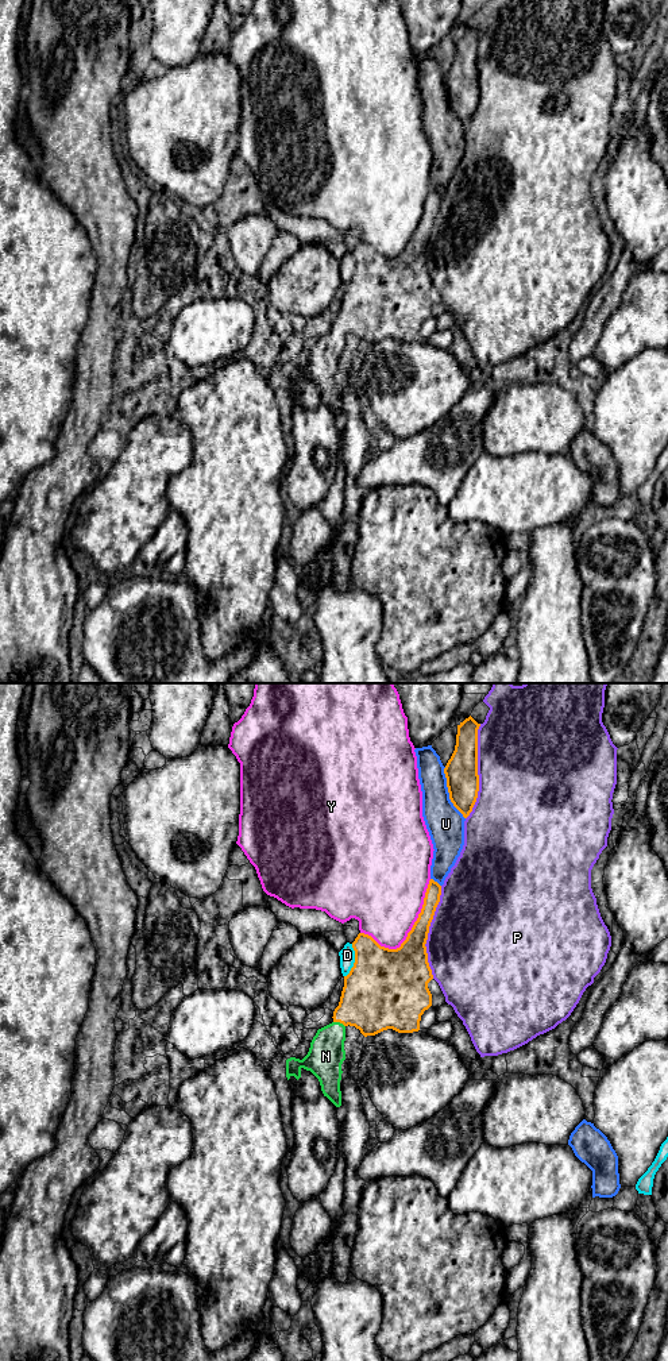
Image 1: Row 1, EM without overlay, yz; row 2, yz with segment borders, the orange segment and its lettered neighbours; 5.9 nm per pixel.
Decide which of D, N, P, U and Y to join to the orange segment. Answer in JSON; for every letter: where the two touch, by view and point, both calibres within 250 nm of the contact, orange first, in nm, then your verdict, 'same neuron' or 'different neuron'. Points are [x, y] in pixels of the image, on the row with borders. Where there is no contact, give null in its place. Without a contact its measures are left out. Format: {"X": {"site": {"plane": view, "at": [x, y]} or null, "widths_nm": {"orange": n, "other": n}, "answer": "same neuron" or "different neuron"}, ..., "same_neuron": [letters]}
{"D": {"site": {"plane": "yz", "at": [355, 960]}, "widths_nm": {"orange": 480, "other": 100}, "answer": "different neuron"}, "N": {"site": {"plane": "yz", "at": [339, 1021]}, "widths_nm": {"orange": 400, "other": 220}, "answer": "same neuron"}, "P": {"site": {"plane": "yz", "at": [477, 771]}, "widths_nm": {"orange": 190, "other": 480}, "answer": "different neuron"}, "U": {"site": {"plane": "yz", "at": [448, 791]}, "widths_nm": {"orange": 190, "other": 220}, "answer": "different neuron"}, "Y": {"site": {"plane": "yz", "at": [409, 932]}, "widths_nm": {"orange": 300, "other": 440}, "answer": "different neuron"}, "same_neuron": ["N"]}

